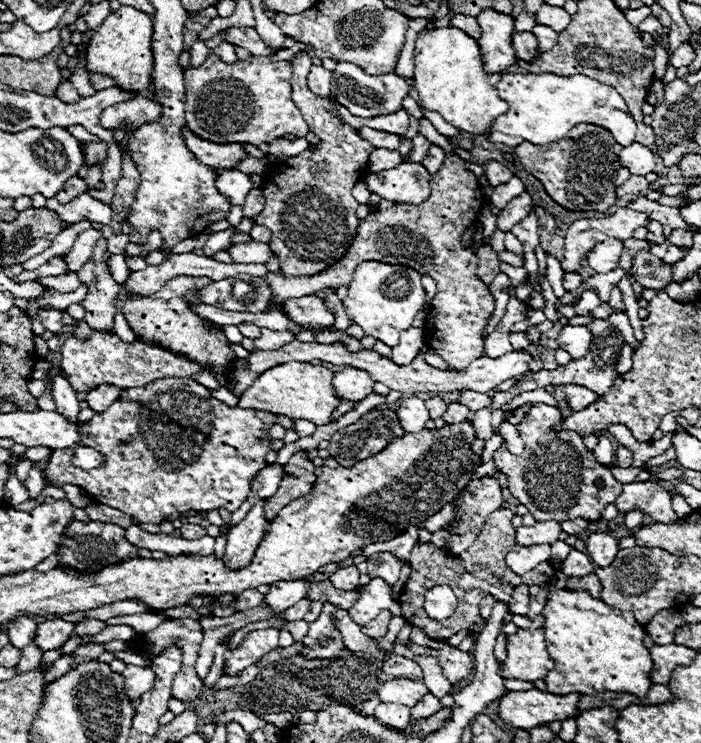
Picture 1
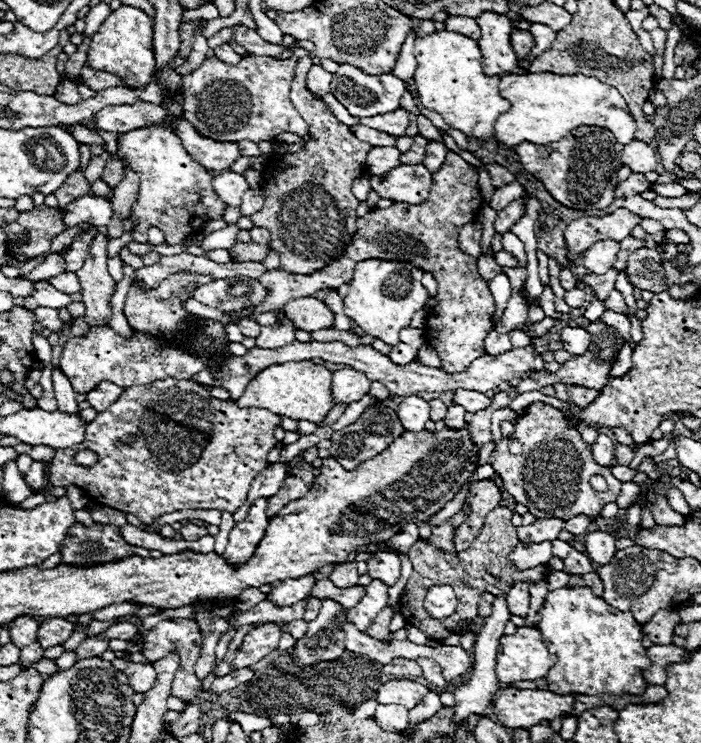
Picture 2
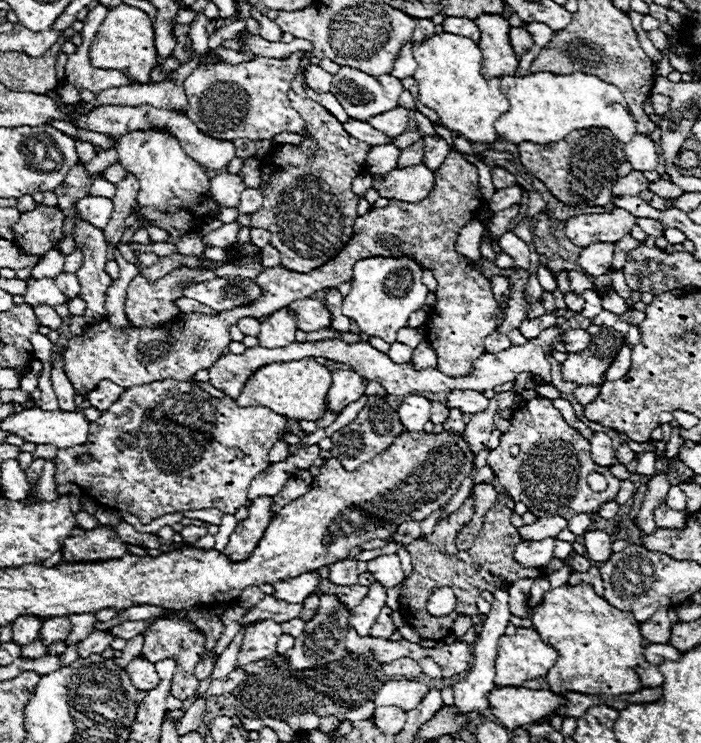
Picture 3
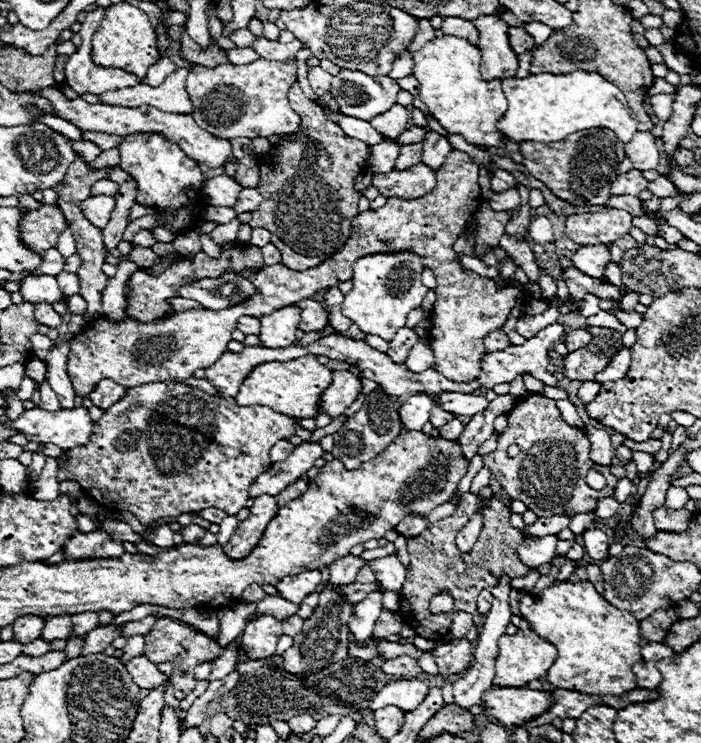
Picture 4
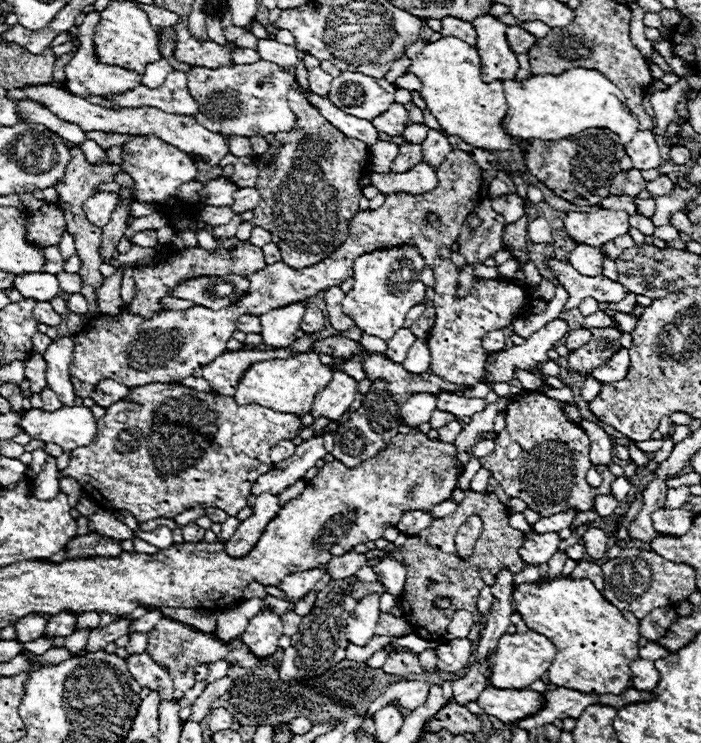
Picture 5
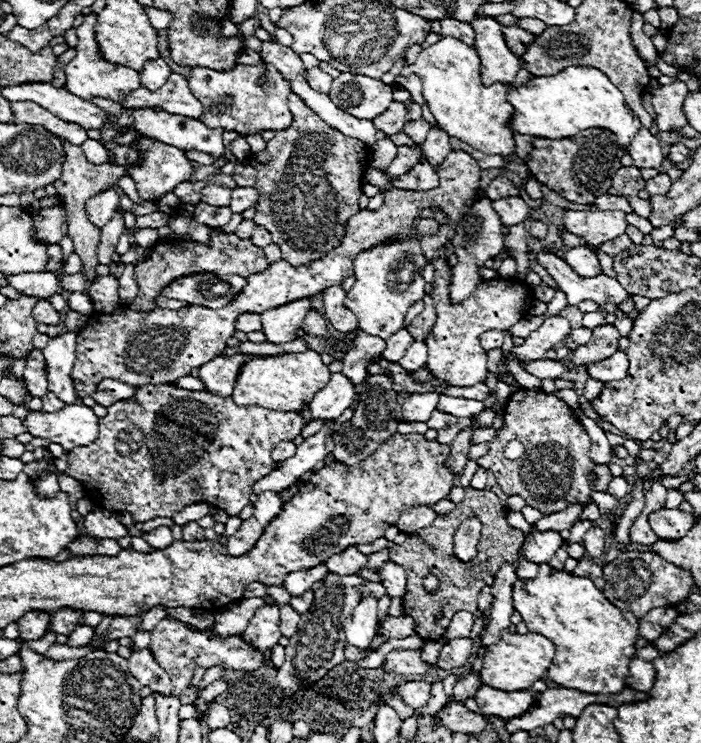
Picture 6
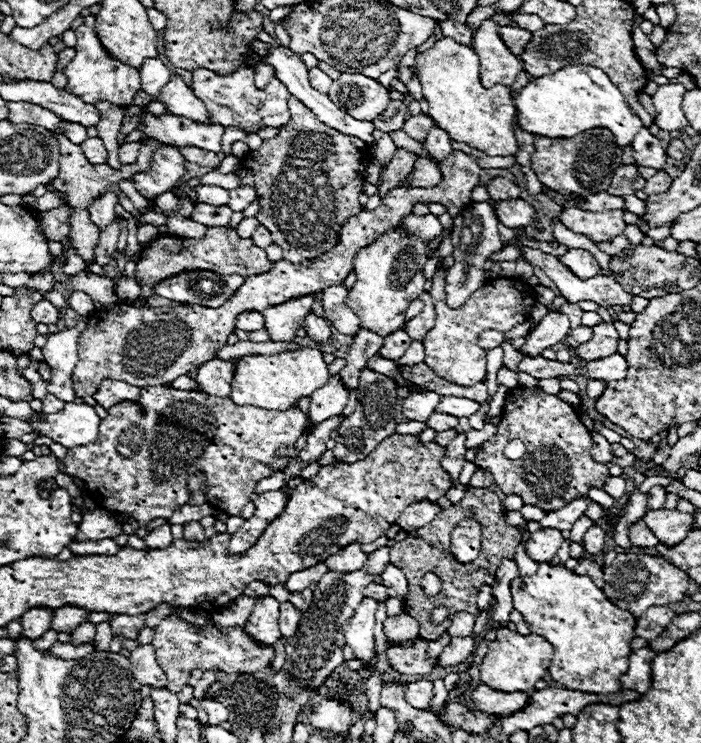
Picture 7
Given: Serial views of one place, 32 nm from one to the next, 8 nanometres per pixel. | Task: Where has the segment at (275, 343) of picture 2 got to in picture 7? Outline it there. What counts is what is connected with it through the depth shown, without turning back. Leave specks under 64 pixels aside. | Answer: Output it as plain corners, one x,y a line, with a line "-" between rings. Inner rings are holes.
314,296
294,298
294,302
284,302
282,306
272,306
264,310
264,328
272,342
290,342
296,338
296,330
302,326
302,320
312,310

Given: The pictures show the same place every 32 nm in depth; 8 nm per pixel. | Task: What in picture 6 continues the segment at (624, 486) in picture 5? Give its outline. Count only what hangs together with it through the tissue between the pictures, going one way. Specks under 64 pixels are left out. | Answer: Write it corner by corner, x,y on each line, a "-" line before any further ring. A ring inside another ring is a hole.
612,478
612,482
610,482
610,486
608,486
608,492
616,498
616,500
622,500
628,492
630,492
630,484
628,484
628,480
626,478

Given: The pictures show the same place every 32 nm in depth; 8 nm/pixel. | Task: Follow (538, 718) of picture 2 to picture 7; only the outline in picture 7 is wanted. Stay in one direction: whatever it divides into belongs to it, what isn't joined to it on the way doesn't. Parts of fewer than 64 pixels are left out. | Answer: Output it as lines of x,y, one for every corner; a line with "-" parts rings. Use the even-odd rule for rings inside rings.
480,684
474,690
472,700
476,704
476,710
504,718
504,716
512,716
512,714
524,710
530,702
530,694
526,694
526,692
504,694
504,692
498,692
486,684

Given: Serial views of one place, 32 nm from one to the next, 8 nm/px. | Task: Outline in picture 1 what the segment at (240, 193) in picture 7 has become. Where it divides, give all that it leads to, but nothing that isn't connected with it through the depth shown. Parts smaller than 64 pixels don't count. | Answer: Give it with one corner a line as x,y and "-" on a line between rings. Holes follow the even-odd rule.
260,188
250,190
246,202
242,204
242,206
244,206
244,216
246,216
246,218
254,218
254,216
258,216
258,214
264,210
264,204
266,204
266,198
264,198
262,190
260,190

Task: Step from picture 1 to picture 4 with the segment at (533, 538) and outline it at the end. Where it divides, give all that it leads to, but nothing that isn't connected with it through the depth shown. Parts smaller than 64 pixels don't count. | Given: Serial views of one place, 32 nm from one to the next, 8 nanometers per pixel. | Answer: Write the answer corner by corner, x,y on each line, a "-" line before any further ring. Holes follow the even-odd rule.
556,514
556,516
550,516
550,518
538,518
534,524
526,526
522,530
522,534
524,534
524,538
528,538
528,536
544,538
546,534
558,534
560,530
568,528
568,524
570,524
570,518
568,516

